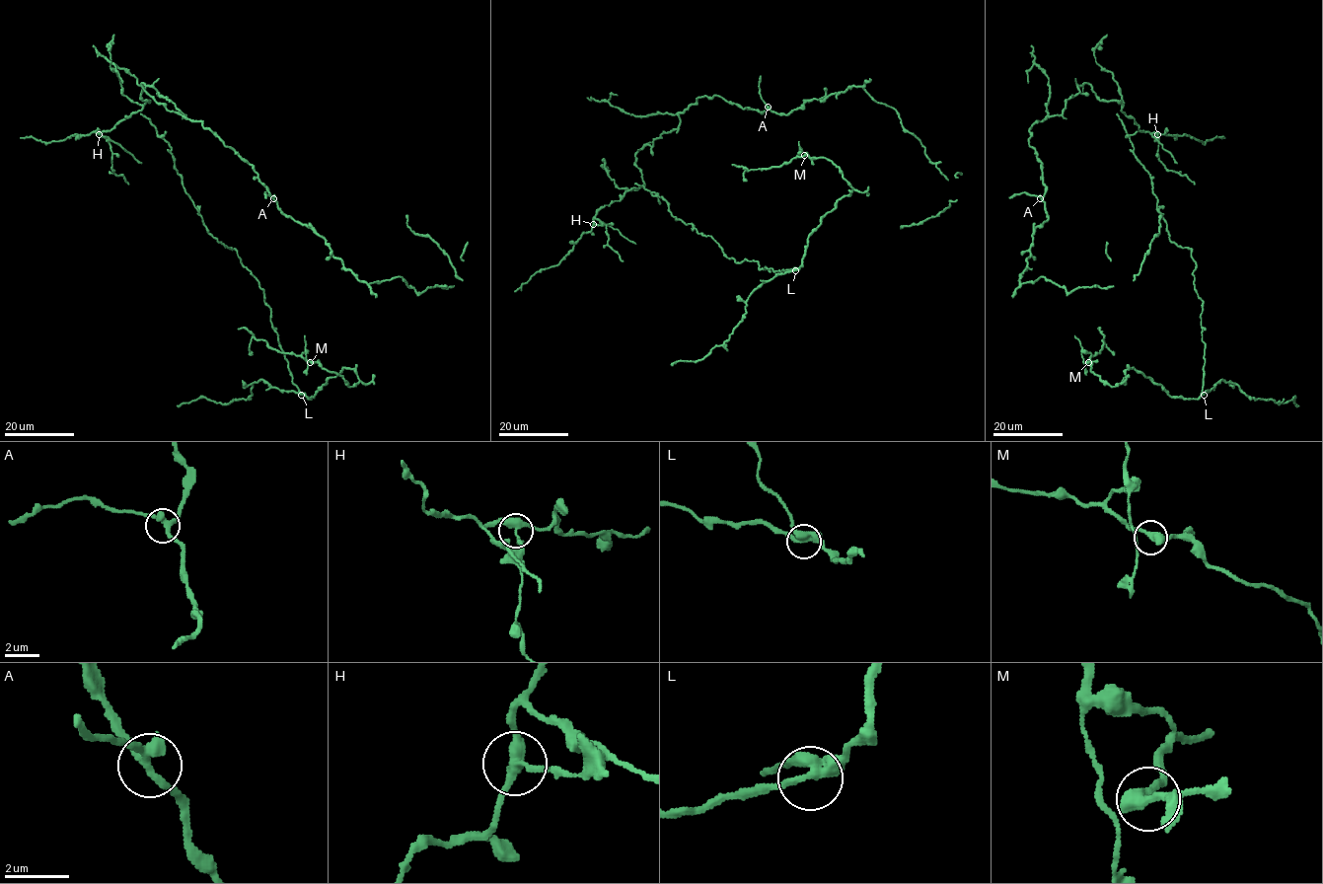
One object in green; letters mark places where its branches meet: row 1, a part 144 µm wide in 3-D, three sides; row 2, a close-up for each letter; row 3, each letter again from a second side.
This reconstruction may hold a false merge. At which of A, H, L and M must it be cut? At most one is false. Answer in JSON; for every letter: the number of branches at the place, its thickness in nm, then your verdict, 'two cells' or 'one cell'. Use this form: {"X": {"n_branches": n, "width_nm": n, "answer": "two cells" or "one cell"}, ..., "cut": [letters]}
{"A": {"n_branches": 3, "width_nm": 300, "answer": "one cell"}, "H": {"n_branches": 3, "width_nm": 320, "answer": "two cells"}, "L": {"n_branches": 3, "width_nm": 320, "answer": "one cell"}, "M": {"n_branches": 3, "width_nm": 320, "answer": "one cell"}, "cut": ["H"]}

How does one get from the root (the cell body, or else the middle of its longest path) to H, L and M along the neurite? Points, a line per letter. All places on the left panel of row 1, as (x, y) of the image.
H: (142, 107), (110, 130), (99, 134)
L: (142, 107), (140, 113), (168, 143), (175, 169), (206, 231), (235, 249), (258, 281), (292, 382), (301, 395)
M: (142, 107), (206, 231), (258, 281), (299, 391), (313, 398), (344, 367), (359, 381), (349, 386), (310, 362)

